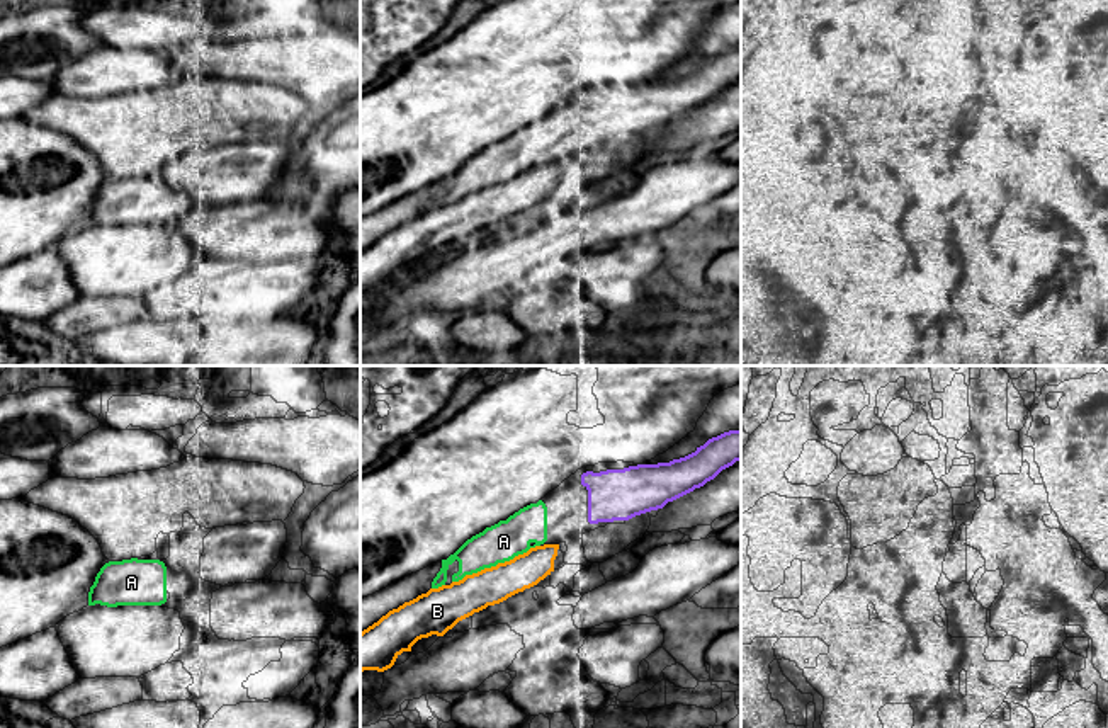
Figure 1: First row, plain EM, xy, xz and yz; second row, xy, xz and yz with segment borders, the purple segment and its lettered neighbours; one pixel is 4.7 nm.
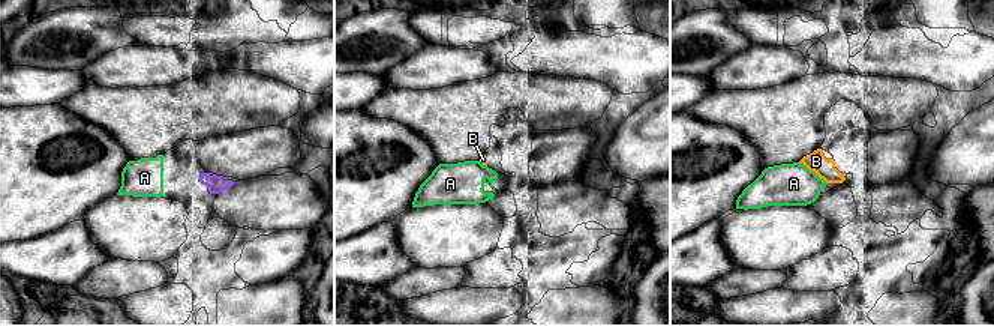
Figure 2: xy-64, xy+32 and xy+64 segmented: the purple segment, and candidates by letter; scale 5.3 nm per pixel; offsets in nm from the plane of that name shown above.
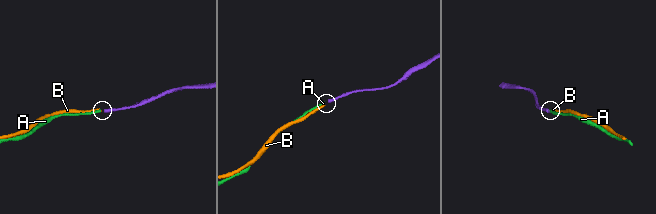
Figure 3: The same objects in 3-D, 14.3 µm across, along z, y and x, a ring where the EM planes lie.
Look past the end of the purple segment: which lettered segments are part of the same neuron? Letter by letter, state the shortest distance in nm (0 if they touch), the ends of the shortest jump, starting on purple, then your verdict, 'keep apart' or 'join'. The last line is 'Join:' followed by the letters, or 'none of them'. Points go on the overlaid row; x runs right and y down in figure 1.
A: 200 nm apart; from purple across xz (588, 507), (546, 507); join
B: 180 nm apart; from purple across xz (588, 521), (558, 545); keep apart
Join: A

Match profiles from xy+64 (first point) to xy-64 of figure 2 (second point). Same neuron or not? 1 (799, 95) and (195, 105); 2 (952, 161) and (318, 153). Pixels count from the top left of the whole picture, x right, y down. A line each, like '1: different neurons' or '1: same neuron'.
1: same neuron
2: different neurons

